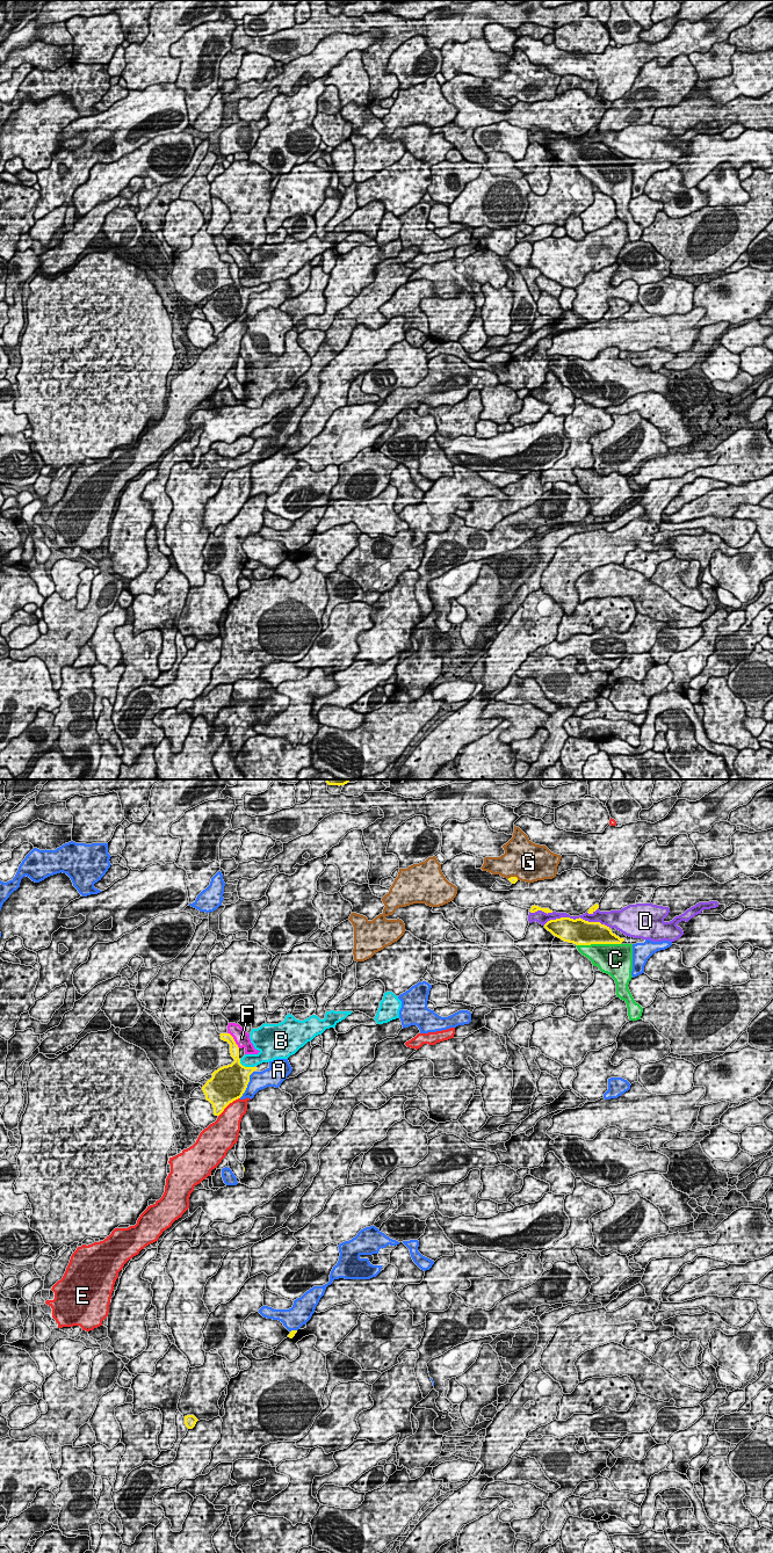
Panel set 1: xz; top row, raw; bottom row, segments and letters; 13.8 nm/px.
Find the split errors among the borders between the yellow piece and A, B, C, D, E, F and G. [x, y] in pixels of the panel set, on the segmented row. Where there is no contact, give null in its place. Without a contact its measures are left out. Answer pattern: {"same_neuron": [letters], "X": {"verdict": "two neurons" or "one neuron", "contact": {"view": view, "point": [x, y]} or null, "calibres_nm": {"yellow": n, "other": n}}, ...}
{"same_neuron": ["C"], "A": {"verdict": "two neurons", "contact": {"view": "xz", "point": [247, 1083]}, "calibres_nm": {"yellow": 480, "other": 260}}, "B": {"verdict": "two neurons", "contact": {"view": "xz", "point": [244, 1066]}, "calibres_nm": {"yellow": 440, "other": 190}}, "C": {"verdict": "one neuron", "contact": {"view": "xz", "point": [598, 943]}, "calibres_nm": {"yellow": 340, "other": 380}}, "D": {"verdict": "two neurons", "contact": {"view": "xz", "point": [577, 919]}, "calibres_nm": {"yellow": 360, "other": 130}}, "E": {"verdict": "two neurons", "contact": {"view": "xz", "point": [228, 1104]}, "calibres_nm": {"yellow": 460, "other": 320}}, "F": {"verdict": "two neurons", "contact": {"view": "xz", "point": [233, 1040]}, "calibres_nm": {"yellow": 130, "other": 220}}, "G": {"verdict": "two neurons", "contact": {"view": "xz", "point": [513, 877]}, "calibres_nm": {"yellow": 100, "other": 460}}}

